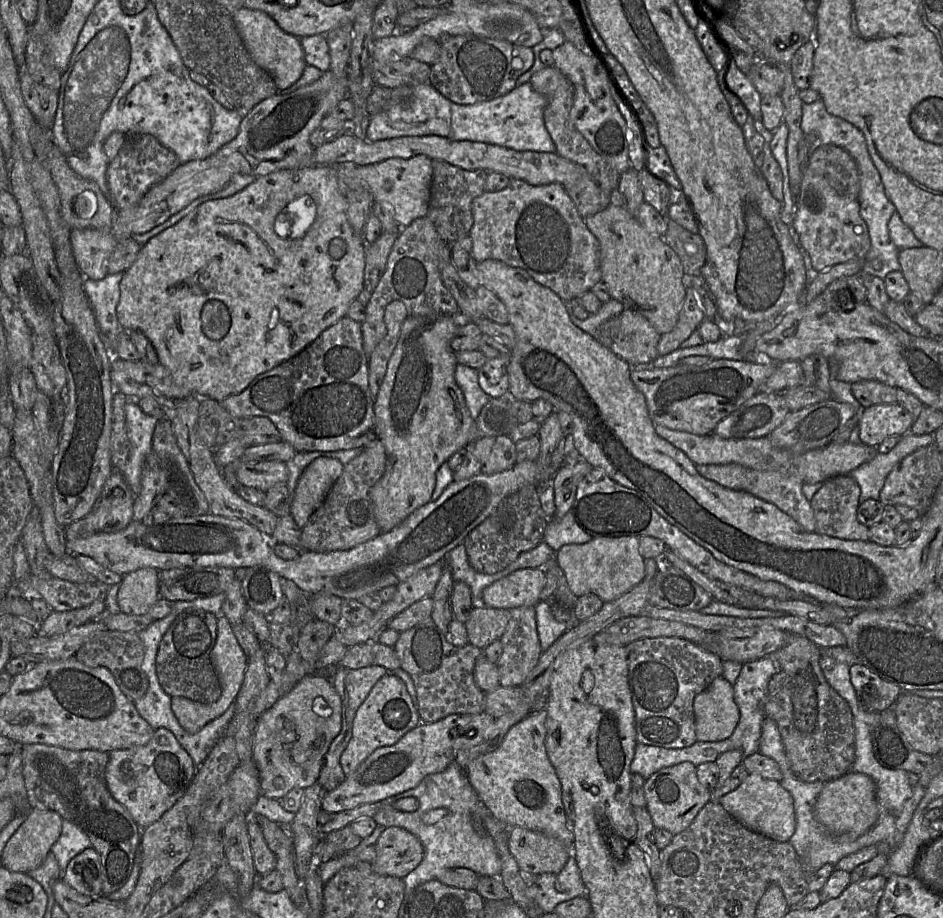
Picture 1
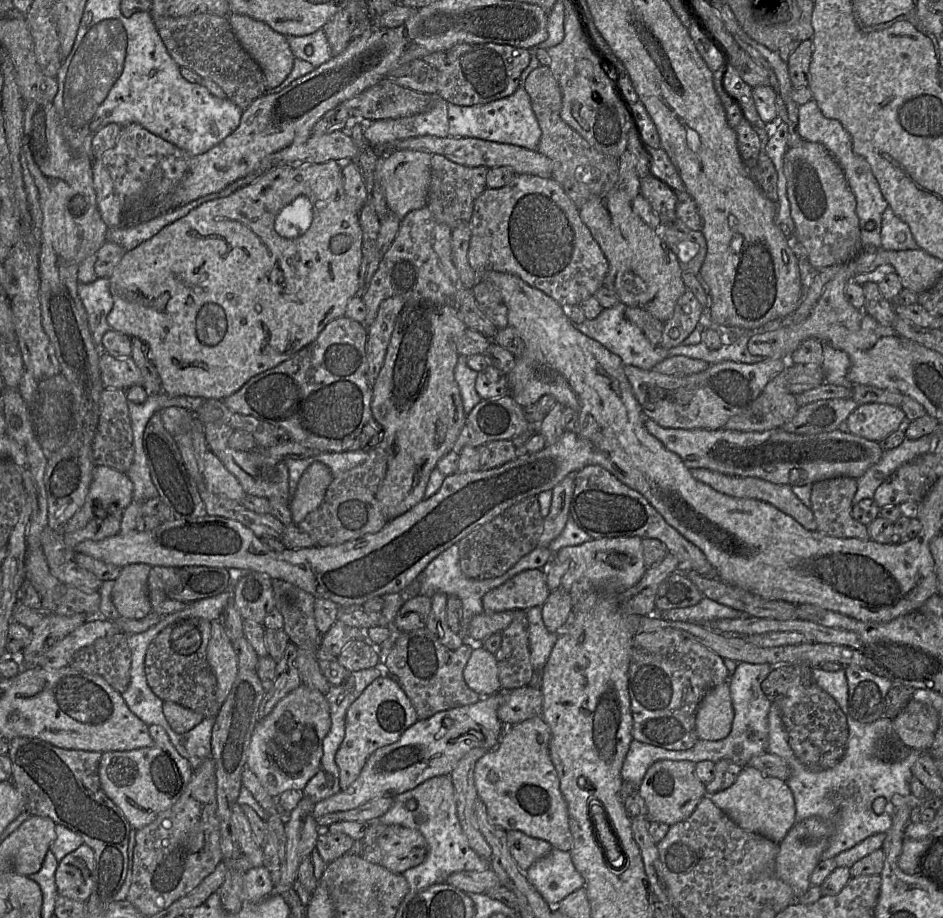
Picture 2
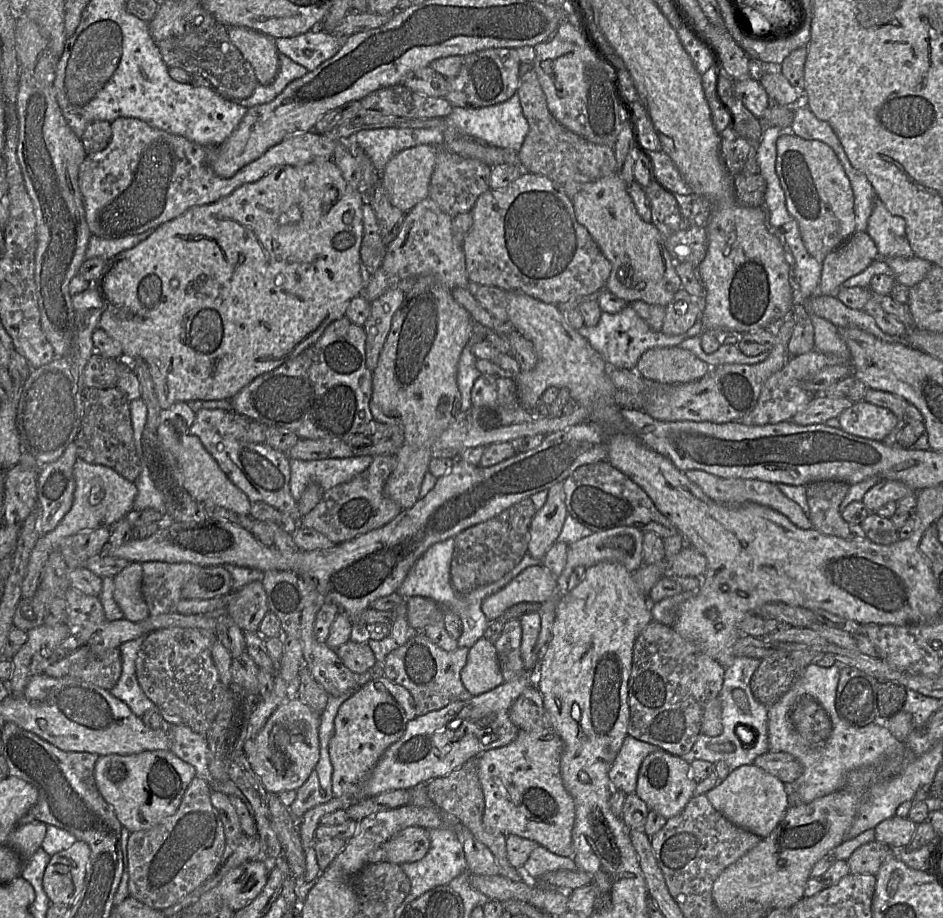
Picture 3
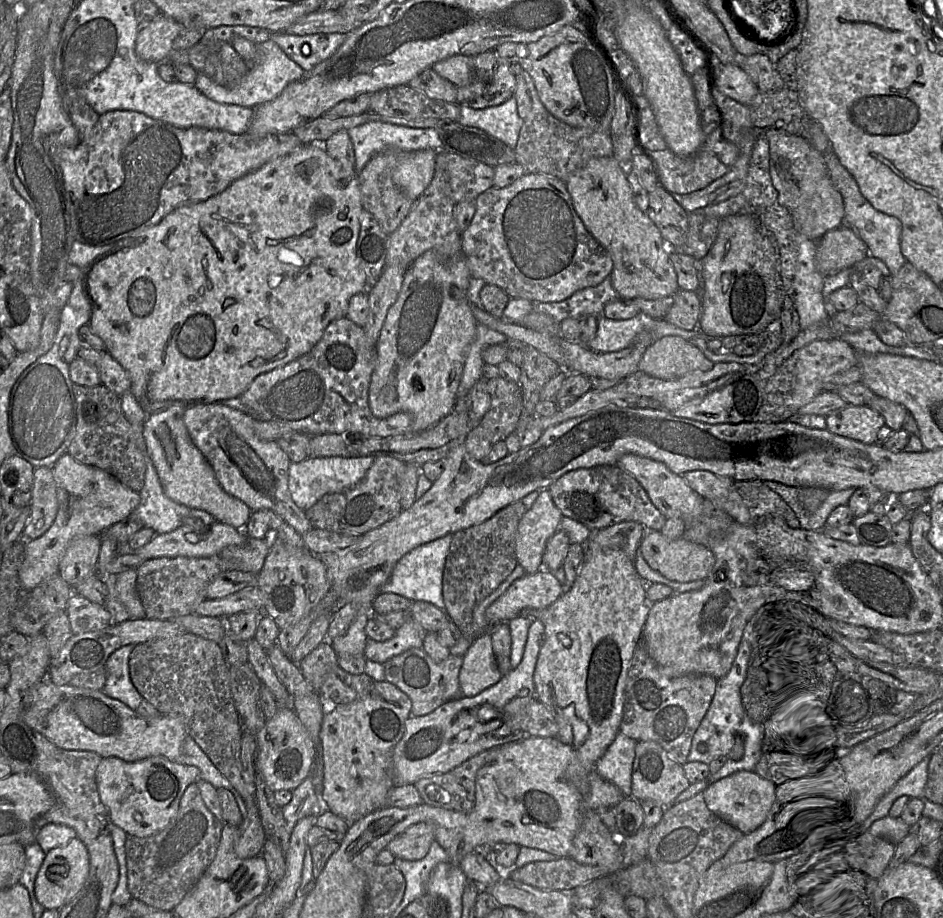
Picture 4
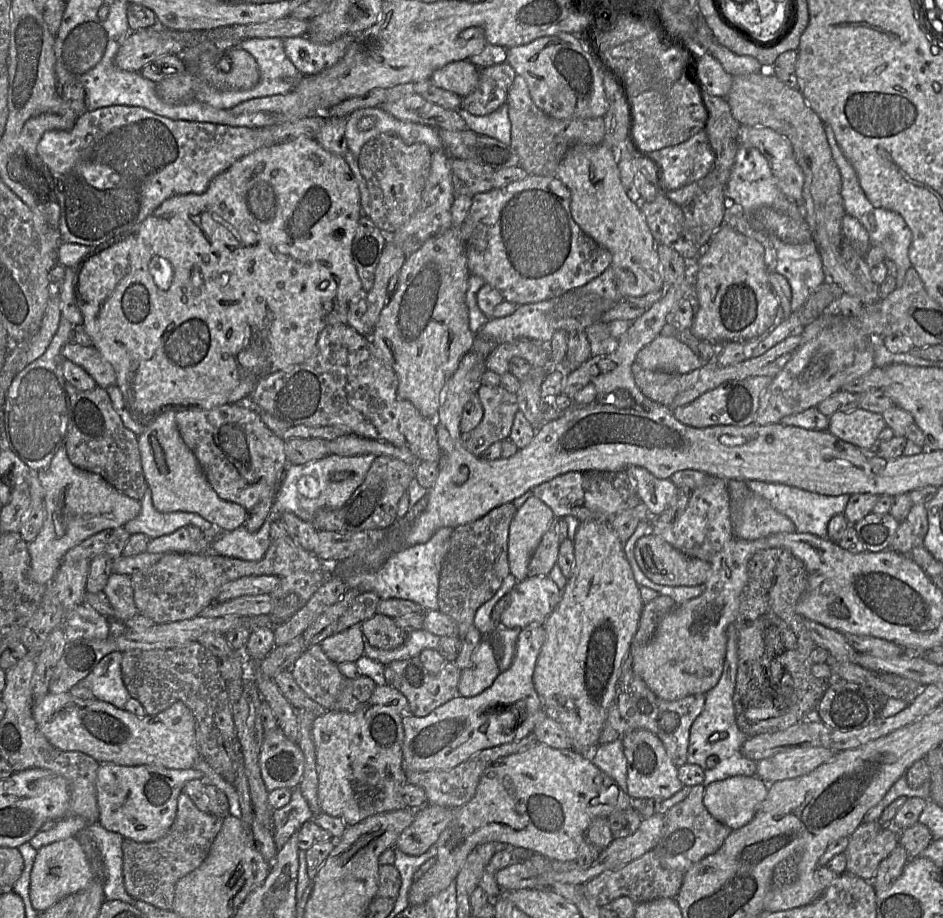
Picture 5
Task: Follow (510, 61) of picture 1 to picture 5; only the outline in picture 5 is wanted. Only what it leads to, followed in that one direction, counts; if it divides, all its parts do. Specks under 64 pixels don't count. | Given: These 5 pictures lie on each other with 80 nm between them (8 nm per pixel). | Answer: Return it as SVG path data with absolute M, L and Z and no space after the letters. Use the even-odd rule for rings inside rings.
M479 79L476 89L463 97L462 107L475 116L488 115L507 101L508 92L493 79Z

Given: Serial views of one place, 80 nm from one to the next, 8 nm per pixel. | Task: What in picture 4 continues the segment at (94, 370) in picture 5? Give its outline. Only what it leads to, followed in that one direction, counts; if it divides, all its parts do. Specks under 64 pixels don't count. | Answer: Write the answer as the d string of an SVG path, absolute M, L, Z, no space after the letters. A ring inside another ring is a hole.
M82 346L77 357L97 368L101 385L106 386L118 396L129 392L131 381L127 372L107 351Z

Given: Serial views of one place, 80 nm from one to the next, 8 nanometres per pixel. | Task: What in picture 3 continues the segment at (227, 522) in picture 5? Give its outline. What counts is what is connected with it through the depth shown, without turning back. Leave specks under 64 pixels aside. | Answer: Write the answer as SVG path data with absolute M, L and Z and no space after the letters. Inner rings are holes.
M179 402L159 413L157 435L164 447L172 453L183 477L183 487L201 504L214 504L240 515L250 515L246 494L235 486L221 470L216 460L204 448L198 436L192 433L195 412L187 403Z

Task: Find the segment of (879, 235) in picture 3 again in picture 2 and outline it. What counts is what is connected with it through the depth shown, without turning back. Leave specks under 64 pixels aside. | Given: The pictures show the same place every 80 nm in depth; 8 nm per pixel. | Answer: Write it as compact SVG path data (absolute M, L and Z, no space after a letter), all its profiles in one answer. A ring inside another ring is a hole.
M888 206L882 214L881 246L883 250L919 249L907 223L896 216Z

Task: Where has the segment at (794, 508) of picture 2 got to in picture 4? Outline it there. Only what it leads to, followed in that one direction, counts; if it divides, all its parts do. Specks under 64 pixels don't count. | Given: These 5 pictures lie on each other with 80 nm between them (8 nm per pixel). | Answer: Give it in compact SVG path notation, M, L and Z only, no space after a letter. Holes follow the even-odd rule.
M689 470L680 474L686 483L704 499L725 512L732 521L743 525L757 523L767 517L782 519L789 527L801 528L799 519L782 497L761 480L735 480L707 470Z

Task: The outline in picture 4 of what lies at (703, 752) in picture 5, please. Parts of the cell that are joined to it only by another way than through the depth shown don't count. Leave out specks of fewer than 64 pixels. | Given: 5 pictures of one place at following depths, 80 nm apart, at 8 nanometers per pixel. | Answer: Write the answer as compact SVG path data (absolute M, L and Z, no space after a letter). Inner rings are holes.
M752 622L739 642L737 653L730 669L722 678L717 680L711 703L692 738L687 762L699 761L709 764L719 756L726 758L722 768L718 772L709 775L707 779L709 783L714 783L738 771L755 770L760 758L768 750L768 724L756 722L747 715L740 694L740 689L746 679L750 660L754 652L756 636L754 623ZM736 738L742 738L744 746L743 756L738 760L733 759L733 747ZM699 743L707 744L708 747L705 753L699 751Z

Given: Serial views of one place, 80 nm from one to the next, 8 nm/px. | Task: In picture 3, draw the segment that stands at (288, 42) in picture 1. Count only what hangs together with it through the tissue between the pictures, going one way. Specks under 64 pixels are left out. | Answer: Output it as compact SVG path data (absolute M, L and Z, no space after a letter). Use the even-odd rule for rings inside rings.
M228 27L230 41L254 69L261 85L271 84L279 69L275 39L247 27Z

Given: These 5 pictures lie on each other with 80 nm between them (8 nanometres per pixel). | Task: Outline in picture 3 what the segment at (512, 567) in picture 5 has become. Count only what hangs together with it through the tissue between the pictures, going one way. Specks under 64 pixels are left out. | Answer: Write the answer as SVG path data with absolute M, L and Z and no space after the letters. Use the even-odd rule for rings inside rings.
M562 483L550 487L545 504L534 515L529 534L527 554L542 560L546 552L557 541L566 516L565 492Z

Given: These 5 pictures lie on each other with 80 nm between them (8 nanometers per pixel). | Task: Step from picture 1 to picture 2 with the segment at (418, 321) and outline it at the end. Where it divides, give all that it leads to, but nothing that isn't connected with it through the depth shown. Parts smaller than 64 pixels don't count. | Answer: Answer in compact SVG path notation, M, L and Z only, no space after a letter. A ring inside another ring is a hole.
M407 302L398 315L384 364L372 385L371 410L384 430L382 448L387 453L387 472L378 487L376 499L383 516L391 521L424 500L431 472L437 462L452 451L466 420L455 368L459 359L456 342L467 326L453 305Z

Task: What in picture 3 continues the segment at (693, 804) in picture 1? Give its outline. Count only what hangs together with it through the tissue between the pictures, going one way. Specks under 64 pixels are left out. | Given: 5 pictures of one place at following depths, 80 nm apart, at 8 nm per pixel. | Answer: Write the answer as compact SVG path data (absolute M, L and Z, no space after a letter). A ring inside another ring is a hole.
M658 749L642 762L637 777L636 795L643 800L648 809L670 819L680 814L695 796L697 782L691 777L690 764L681 757Z

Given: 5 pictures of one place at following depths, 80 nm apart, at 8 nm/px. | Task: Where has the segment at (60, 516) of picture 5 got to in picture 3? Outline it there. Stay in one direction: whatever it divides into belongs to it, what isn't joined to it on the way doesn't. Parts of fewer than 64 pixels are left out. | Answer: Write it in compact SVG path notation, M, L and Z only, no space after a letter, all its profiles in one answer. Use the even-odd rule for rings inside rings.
M78 458L74 465L73 474L76 486L72 507L52 531L37 540L31 552L26 573L22 581L22 598L31 598L34 596L49 555L53 551L60 549L61 544L66 538L102 526L112 528L112 526L123 519L132 509L137 494L136 486L112 468L100 464L87 463Z

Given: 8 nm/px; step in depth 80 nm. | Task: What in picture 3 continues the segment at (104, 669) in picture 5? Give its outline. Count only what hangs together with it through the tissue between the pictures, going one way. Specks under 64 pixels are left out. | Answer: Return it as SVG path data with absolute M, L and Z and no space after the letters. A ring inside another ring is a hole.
M147 634L142 635L120 645L122 672L118 682L110 690L114 697L127 704L132 712L141 718L147 711L158 709L143 692L135 671L135 661L146 636Z

